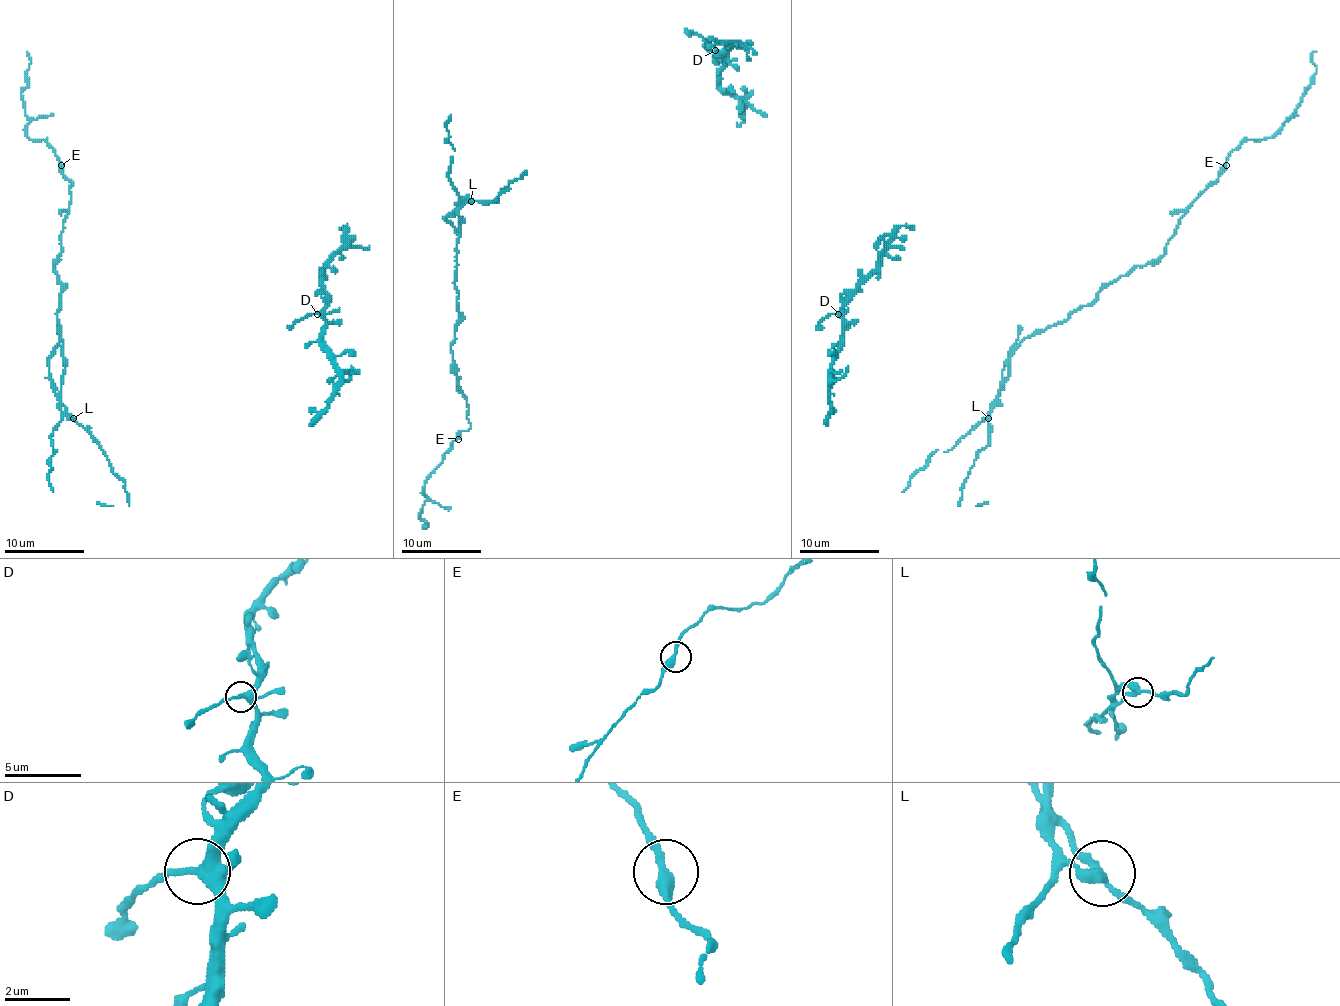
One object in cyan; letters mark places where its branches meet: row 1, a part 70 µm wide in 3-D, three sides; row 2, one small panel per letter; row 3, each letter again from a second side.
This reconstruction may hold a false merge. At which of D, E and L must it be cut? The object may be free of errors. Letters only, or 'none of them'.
L

